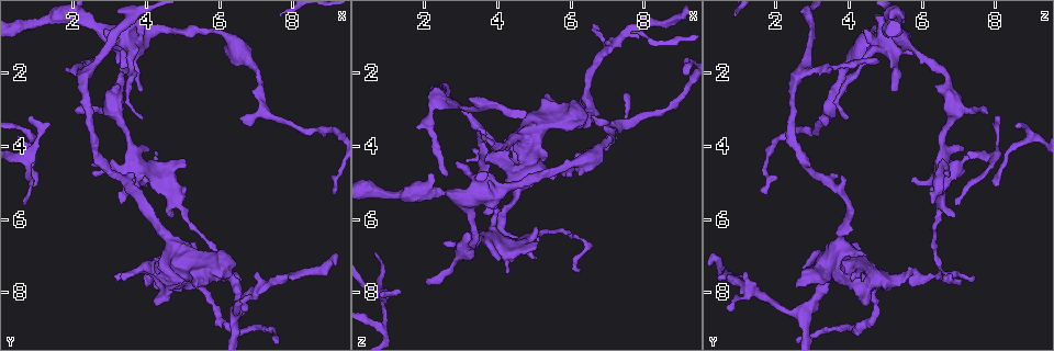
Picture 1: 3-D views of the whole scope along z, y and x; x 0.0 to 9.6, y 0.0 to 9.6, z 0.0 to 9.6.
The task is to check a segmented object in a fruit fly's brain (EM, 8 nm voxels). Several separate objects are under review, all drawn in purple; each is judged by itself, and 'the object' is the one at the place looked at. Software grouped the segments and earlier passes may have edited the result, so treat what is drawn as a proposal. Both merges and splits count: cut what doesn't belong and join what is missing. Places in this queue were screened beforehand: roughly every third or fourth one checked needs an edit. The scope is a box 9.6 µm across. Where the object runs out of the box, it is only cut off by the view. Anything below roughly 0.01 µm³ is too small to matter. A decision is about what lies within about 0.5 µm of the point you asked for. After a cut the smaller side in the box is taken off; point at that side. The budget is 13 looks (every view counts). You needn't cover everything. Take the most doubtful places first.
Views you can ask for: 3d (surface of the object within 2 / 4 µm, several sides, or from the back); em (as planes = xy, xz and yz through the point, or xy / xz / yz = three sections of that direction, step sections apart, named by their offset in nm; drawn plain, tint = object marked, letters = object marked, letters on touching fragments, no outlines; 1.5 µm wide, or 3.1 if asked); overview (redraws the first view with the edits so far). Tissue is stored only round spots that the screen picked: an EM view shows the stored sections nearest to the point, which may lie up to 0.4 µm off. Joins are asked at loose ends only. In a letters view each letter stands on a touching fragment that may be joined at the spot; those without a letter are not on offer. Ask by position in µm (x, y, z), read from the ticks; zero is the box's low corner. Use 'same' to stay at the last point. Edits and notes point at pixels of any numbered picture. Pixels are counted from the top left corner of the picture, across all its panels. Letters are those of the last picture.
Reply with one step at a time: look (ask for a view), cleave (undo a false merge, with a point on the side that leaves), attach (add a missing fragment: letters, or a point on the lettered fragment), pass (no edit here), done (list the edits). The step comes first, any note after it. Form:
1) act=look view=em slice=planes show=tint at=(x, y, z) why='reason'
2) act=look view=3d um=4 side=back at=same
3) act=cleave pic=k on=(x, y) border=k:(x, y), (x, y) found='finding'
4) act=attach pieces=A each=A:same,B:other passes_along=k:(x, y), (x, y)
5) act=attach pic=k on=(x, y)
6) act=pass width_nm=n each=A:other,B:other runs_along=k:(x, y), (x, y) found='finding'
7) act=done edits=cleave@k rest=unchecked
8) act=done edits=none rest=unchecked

act=look view=3d um=4 at=(0.70, 5.55, 6.95) why='free end'

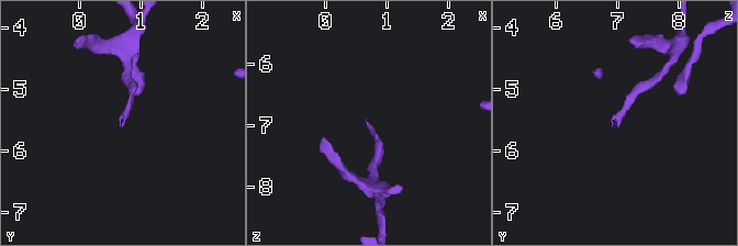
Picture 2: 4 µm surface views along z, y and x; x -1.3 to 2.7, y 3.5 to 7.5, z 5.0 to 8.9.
act=look view=em slice=xy step=4 show=letters at=(0.60, 5.55, 6.95) why='shape alone is not enough'

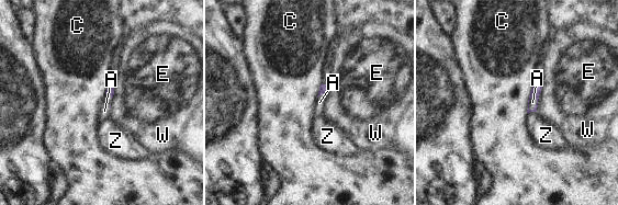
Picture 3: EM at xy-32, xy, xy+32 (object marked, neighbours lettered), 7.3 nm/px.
act=attach pic=3 on=(532, 102) each=A:same,C:other,E:other,W:other,Z:other passes_along=3:(537, 87), (528, 102), (532, 102) found='the cell continues'

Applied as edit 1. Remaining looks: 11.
act=look view=3d um=4 at=(2.85, 0.75, 4.40) why='branch stops here'

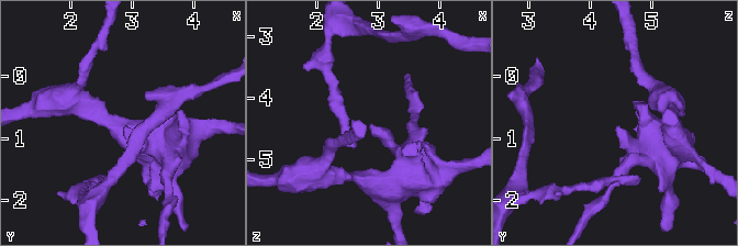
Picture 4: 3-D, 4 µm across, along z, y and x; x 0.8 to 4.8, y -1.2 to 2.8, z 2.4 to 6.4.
act=look view=em slice=xz step=8 show=tint at=(2.90, 0.75, 4.45)

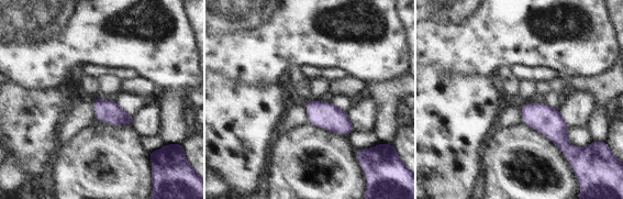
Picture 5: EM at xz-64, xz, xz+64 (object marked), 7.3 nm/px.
act=look view=em slice=planes show=letters at=same why='another direction'

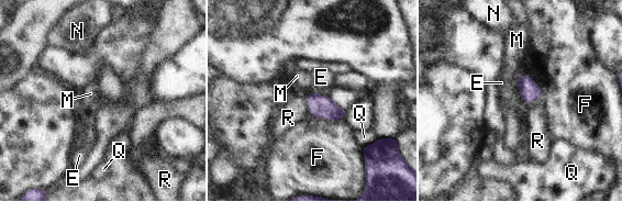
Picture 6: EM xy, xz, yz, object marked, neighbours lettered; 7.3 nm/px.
act=pass each=E:other,F:other,M:other,N:other,Q:other,R:other border=6:(310, 113), (329, 120), (345, 120) found='none of them fits'

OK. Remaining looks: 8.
act=look view=3d um=4 at=(6.25, 7.60, 7.35) why='thin end'

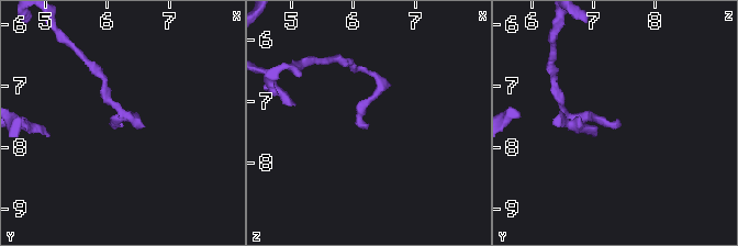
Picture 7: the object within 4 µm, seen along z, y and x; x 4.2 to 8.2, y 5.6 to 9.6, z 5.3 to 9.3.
act=look view=em slice=planes show=letters at=(6.25, 7.65, 7.40)

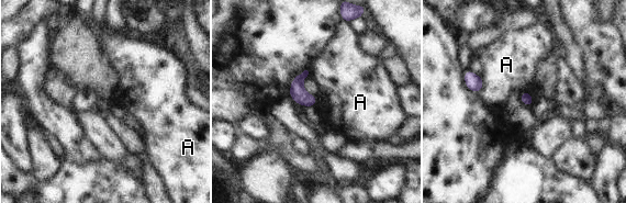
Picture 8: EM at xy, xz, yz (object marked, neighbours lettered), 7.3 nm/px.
act=pass longest_contact=A:190nm each=A:other border=8:(469, 69), (482, 79), (478, 92) found='no lettered fragment goes on from it'

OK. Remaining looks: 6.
act=look view=em slice=planes show=letters at=(5.10, 4.40, 6.85) why='an open end'

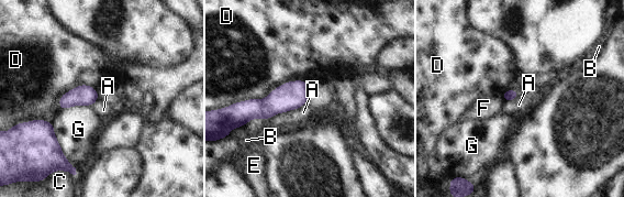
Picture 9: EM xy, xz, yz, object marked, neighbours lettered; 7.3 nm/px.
act=pass each=A:other,B:other,C:other,D:other,E:other,F:other,G:other border=9:(305, 102), (268, 119) found='no lettered fragment goes on from it'

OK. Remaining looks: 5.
act=look view=3d um=2 at=(4.15, 7.60, 6.15)

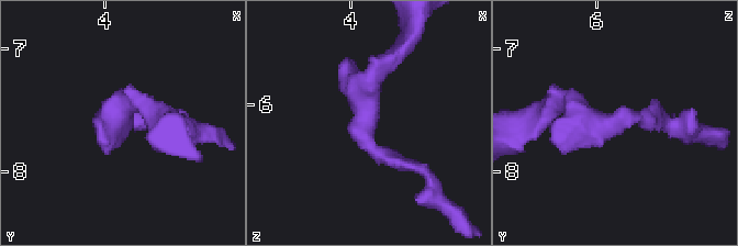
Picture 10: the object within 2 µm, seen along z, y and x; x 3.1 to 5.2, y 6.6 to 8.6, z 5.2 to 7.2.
act=look view=em slice=planes show=letters at=(4.12, 7.60, 6.16) why='need the tissue'

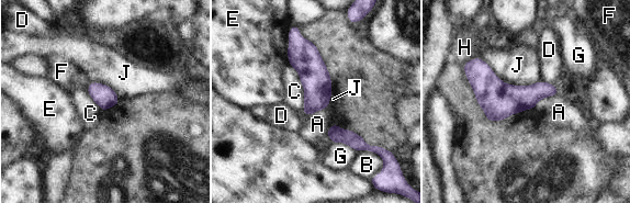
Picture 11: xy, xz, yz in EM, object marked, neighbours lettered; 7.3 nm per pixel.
act=pass each=A:other,B:other,C:other,D:other,E:other,F:other,G:other,H:other,J:other border=11:(479, 57), (503, 81), (539, 81) found='one cell here'

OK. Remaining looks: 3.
act=done edits=attach@3 rest=unchecked

